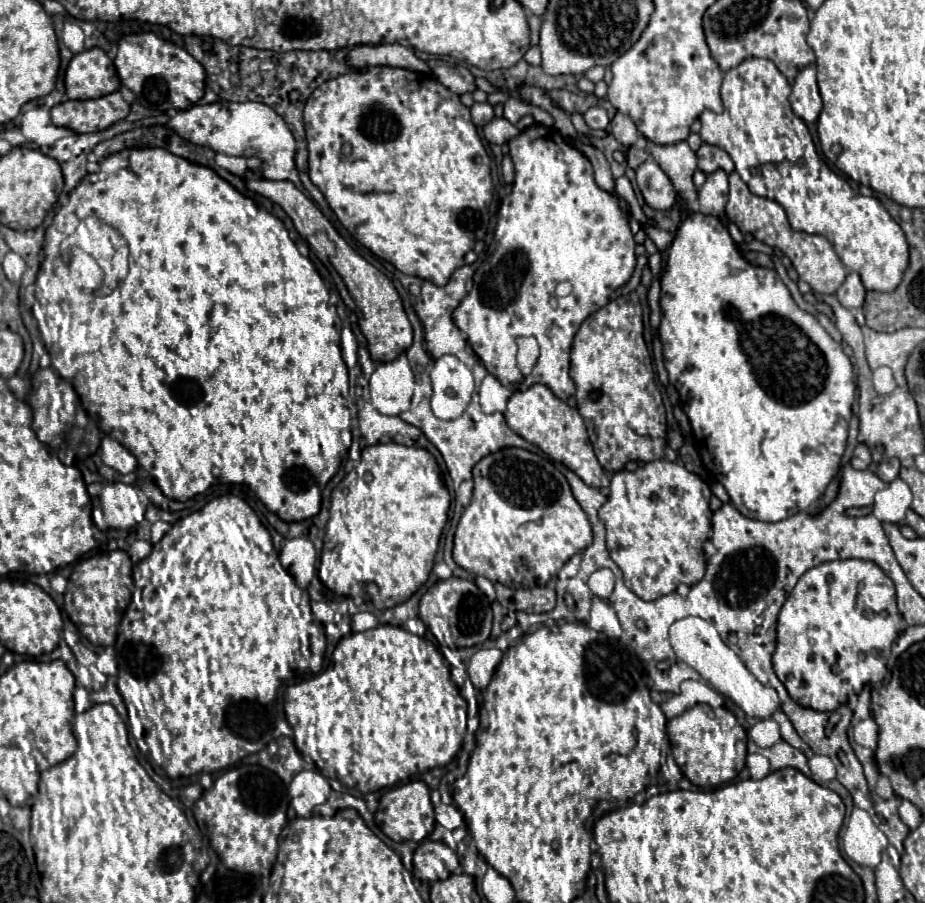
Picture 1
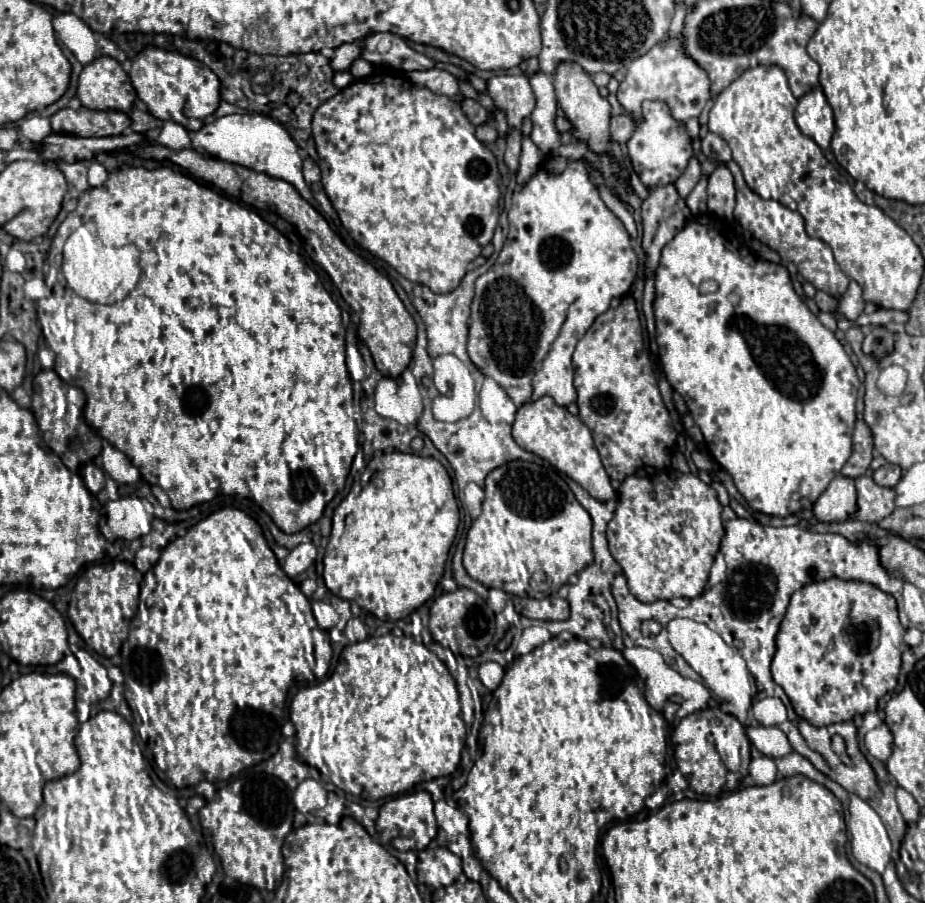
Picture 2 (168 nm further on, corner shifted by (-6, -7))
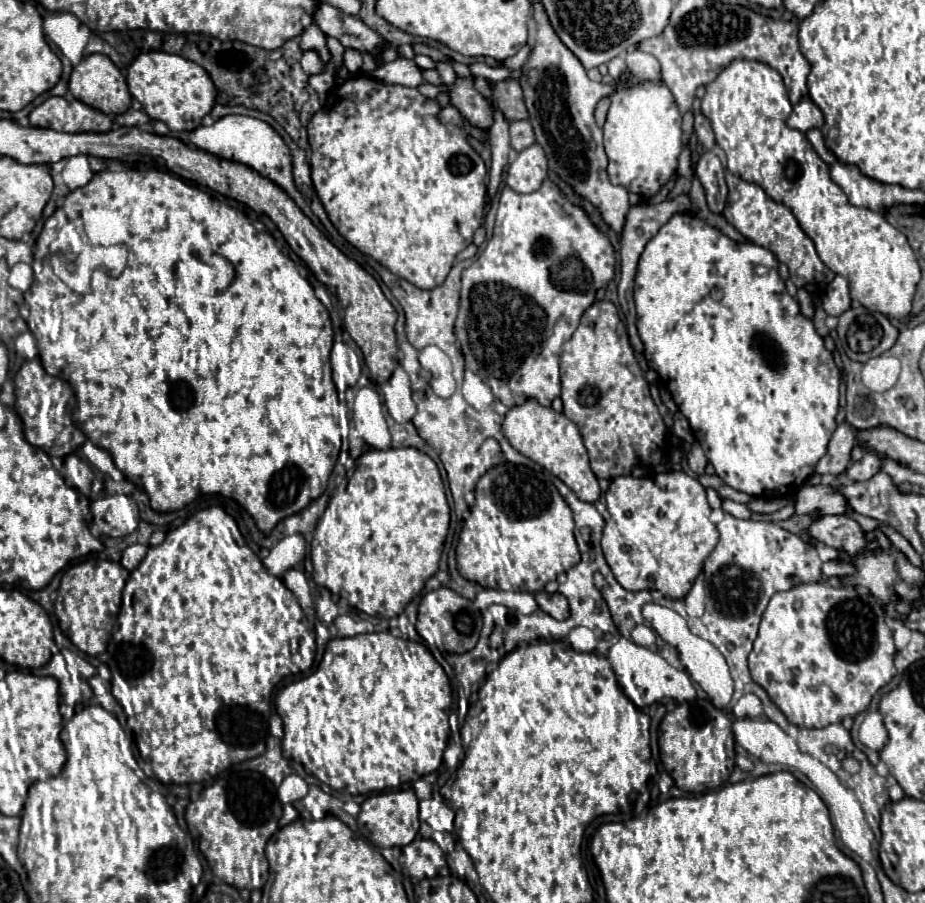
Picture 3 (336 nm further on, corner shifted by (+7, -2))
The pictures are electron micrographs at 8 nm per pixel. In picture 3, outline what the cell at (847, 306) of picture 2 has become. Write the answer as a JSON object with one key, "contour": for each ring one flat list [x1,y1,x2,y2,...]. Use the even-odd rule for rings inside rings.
{"contour":[[837,275,827,285,825,295,821,297,821,307,825,309,827,315,835,315,835,317,839,317,843,311,847,311,851,307,849,287,847,287,847,281,841,275]]}

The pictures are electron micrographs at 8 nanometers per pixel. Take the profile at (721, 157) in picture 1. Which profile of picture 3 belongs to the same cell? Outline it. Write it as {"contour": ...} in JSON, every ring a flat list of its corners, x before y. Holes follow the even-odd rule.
{"contour":[[697,113,697,115,695,115,695,135,697,135,699,143,701,143,705,149,713,149,713,145,715,145,715,135,713,135,713,129,711,129,709,119,707,119,703,113]]}

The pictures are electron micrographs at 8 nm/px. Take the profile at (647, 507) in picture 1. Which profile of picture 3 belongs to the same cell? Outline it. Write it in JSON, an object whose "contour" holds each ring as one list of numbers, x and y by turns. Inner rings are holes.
{"contour":[[683,471,659,473,655,477,643,477,643,479,627,475,627,477,615,477,611,481,605,499,607,499,609,521,605,523,603,529,601,547,617,581,629,591,657,589,667,599,683,599,689,593,697,575,701,573,705,559,719,541,719,531,709,521,711,507,707,505,703,485]]}

